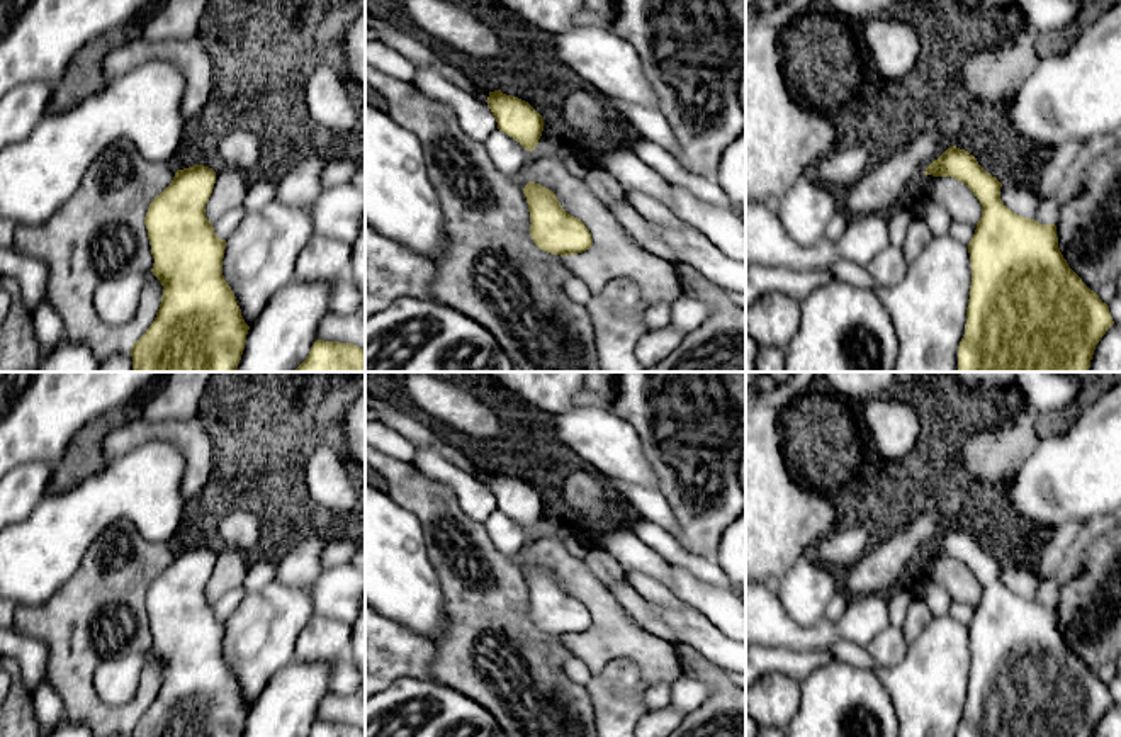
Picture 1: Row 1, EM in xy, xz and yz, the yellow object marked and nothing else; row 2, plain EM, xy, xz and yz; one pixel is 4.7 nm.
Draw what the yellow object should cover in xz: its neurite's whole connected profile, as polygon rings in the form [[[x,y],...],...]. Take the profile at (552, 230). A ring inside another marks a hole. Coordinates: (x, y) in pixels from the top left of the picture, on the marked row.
[[[528,182],[523,188],[530,212],[533,243],[552,255],[577,255],[591,248],[593,238],[584,222],[567,214],[555,194],[540,183]]]

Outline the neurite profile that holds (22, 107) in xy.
[[[36,80],[14,87],[0,100],[0,149],[24,139],[48,114],[54,85]]]

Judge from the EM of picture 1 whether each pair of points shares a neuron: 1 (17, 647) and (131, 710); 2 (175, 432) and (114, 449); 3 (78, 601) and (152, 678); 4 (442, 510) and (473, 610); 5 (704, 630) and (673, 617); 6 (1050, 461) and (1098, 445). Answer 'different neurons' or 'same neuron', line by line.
1: different neurons
2: same neuron
3: same neuron
4: same neuron
5: same neuron
6: same neuron

